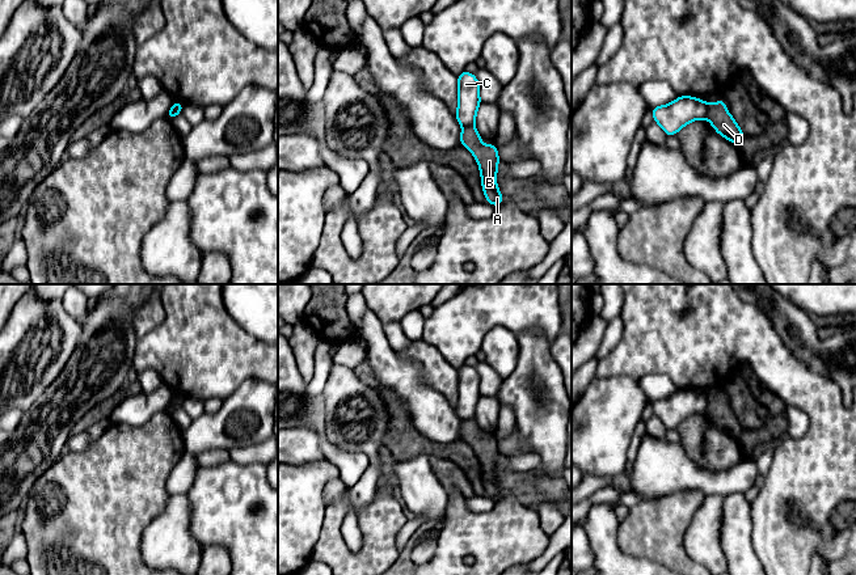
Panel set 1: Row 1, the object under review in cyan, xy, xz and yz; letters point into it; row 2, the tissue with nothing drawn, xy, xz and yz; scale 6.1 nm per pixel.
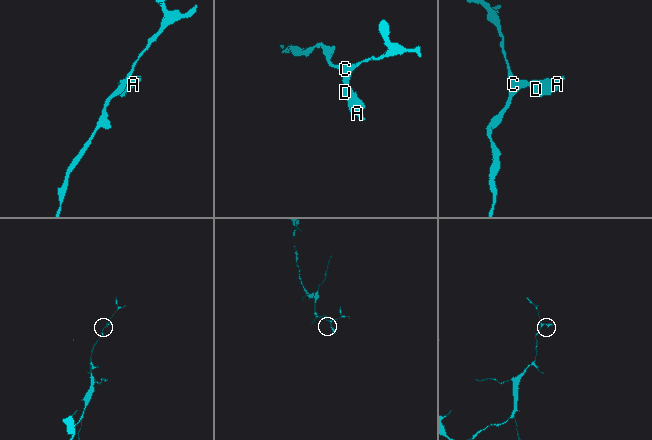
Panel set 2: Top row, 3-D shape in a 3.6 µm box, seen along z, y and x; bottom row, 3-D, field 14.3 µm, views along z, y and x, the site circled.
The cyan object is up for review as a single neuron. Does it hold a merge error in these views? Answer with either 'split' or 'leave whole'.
split

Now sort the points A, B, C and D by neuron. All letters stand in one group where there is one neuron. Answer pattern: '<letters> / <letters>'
A B D / C

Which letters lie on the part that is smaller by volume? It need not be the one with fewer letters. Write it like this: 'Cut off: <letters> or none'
Cut off: A, B, D

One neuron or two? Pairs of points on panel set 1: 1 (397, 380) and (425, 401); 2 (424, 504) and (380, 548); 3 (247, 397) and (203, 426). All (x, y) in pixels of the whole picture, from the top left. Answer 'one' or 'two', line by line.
1: one
2: two
3: one

